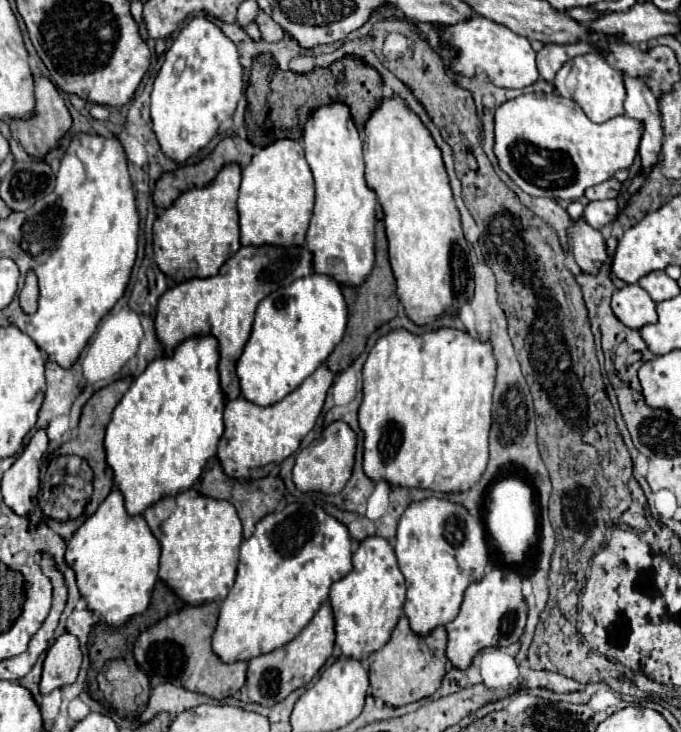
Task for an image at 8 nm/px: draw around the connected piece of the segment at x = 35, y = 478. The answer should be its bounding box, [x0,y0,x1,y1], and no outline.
[1,429,47,519]

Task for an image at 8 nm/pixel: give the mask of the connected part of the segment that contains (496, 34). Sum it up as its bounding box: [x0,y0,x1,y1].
[439,15,539,89]

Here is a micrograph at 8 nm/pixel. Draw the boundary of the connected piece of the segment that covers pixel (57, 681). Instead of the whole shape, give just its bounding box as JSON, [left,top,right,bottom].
[39,633,83,695]

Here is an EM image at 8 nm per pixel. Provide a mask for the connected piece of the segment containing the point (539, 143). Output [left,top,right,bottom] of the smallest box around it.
[495,93,641,199]

